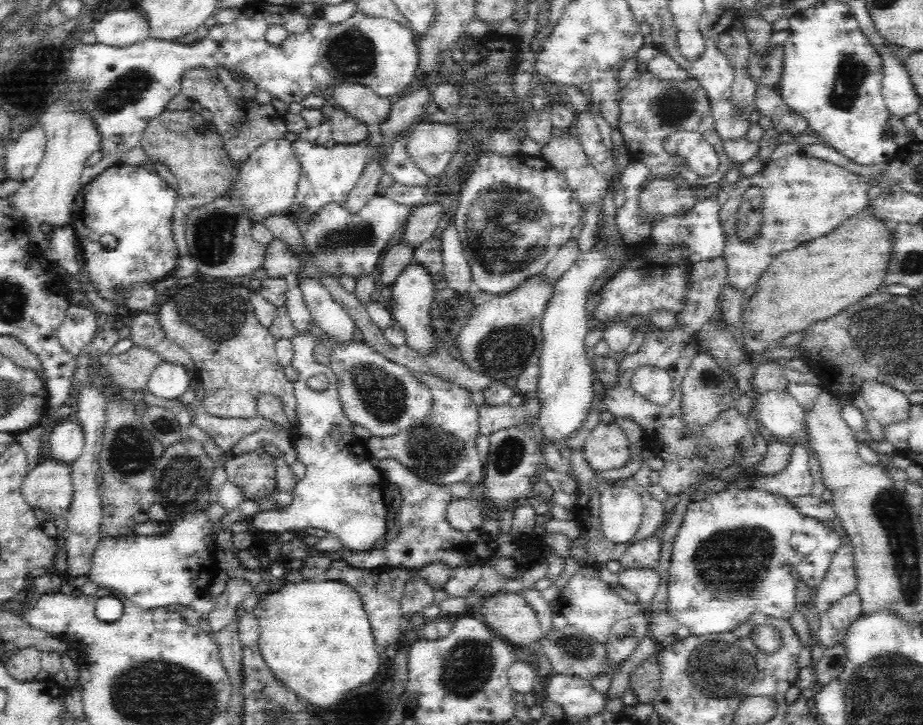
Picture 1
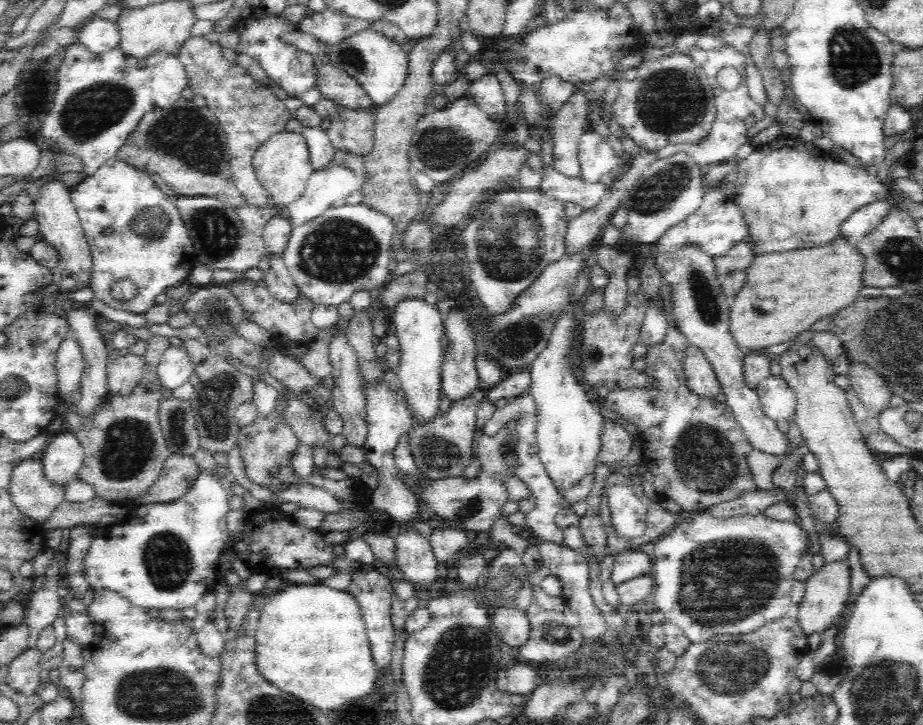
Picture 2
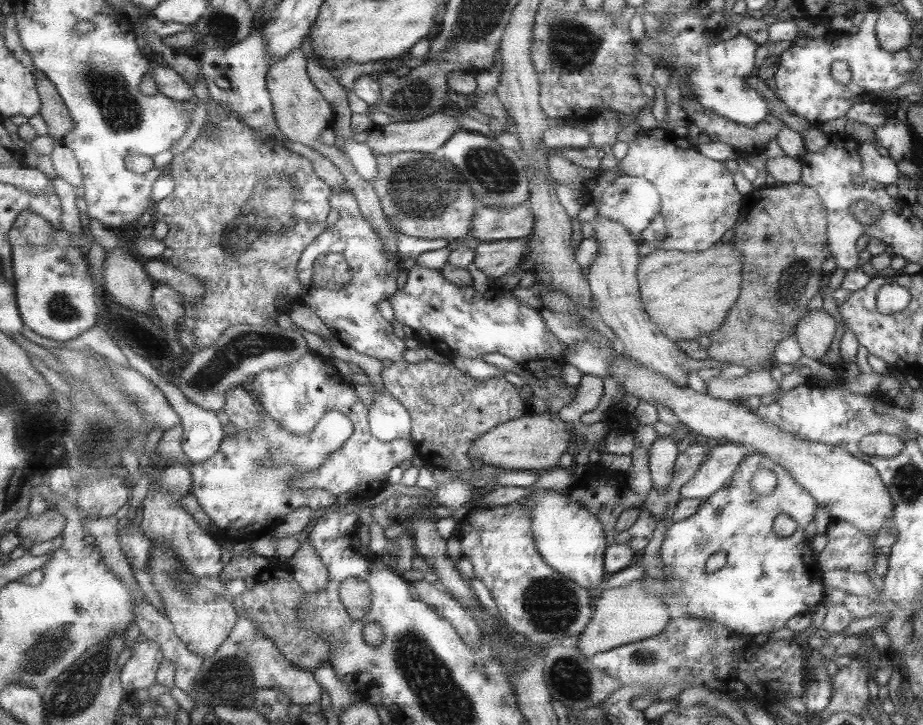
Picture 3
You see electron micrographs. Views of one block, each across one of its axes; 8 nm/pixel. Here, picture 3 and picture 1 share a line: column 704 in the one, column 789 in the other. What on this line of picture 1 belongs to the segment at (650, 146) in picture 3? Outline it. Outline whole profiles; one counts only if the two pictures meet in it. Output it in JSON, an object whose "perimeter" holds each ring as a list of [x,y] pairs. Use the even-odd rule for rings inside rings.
{"perimeter":[[[804,154],[770,161],[750,178],[741,176],[729,193],[730,199],[719,208],[720,225],[726,238],[721,257],[727,265],[726,284],[740,295],[748,296],[778,254],[833,232],[848,218],[868,208],[869,187],[870,183],[864,177],[842,166]],[[750,187],[761,191],[764,224],[756,242],[742,242],[736,235],[736,214],[742,203],[741,197]]]}

